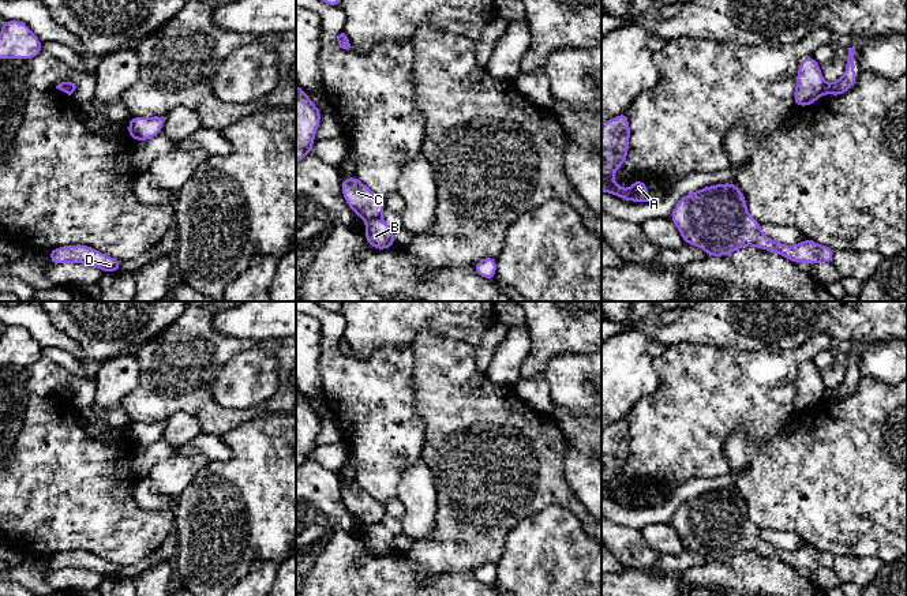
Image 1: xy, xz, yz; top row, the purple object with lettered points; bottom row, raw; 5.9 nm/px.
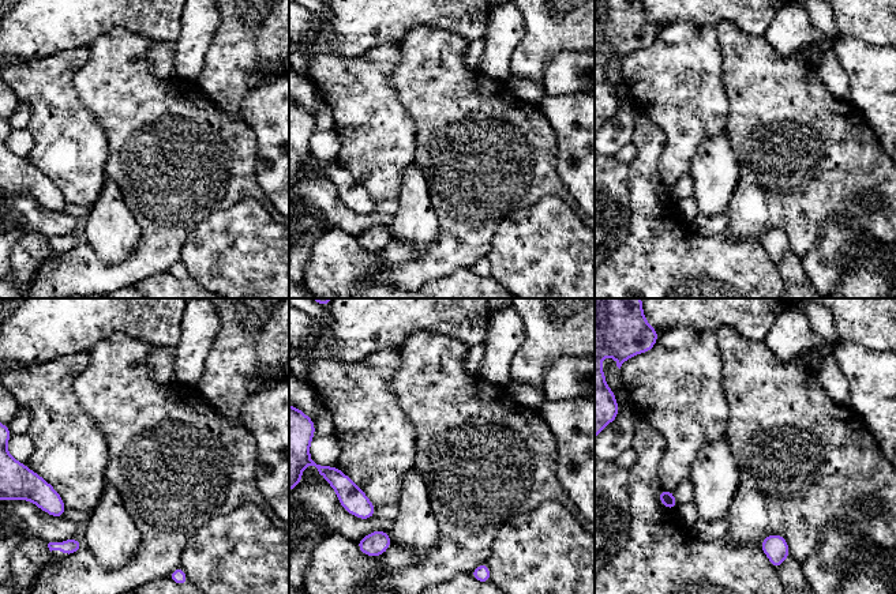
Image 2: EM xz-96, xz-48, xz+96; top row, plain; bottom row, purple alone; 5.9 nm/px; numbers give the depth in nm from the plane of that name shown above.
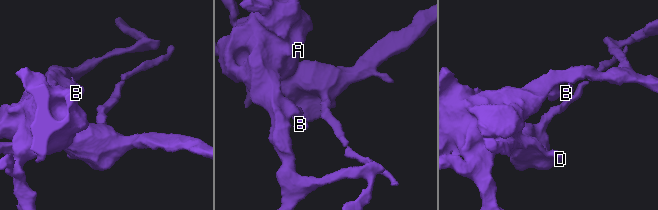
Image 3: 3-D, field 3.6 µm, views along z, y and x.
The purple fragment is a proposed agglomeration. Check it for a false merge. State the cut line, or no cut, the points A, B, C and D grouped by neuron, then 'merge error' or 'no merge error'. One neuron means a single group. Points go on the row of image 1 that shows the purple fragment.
cut xz (379, 216), (366, 221); groups A C D / B; merge error

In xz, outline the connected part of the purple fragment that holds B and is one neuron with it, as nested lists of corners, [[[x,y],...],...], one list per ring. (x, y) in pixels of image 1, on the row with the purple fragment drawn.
[[[381,217],[366,221],[366,225],[364,237],[374,250],[389,250],[396,245],[394,228]]]

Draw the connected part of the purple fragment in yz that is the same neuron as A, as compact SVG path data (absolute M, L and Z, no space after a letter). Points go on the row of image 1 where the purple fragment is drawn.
M627 112L601 124L601 191L629 202L649 202L644 180L631 180L631 190L612 181L614 173L625 164L629 154L630 127Z

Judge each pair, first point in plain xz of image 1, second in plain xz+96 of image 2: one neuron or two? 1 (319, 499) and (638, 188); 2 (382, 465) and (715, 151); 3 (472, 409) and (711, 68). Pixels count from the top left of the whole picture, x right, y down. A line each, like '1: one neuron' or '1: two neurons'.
1: two neurons
2: two neurons
3: two neurons

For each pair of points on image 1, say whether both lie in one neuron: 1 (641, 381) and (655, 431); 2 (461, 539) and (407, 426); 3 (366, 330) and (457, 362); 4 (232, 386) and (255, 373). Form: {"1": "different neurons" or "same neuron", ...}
{"1": "different neurons", "2": "different neurons", "3": "different neurons", "4": "same neuron"}

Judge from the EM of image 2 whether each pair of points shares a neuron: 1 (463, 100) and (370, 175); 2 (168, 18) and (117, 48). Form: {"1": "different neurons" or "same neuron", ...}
{"1": "different neurons", "2": "different neurons"}

